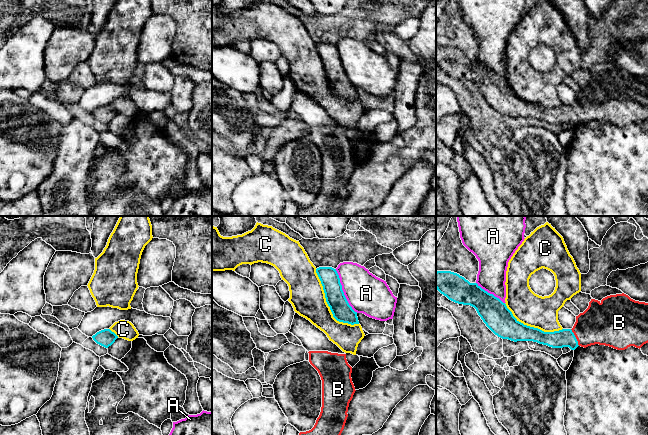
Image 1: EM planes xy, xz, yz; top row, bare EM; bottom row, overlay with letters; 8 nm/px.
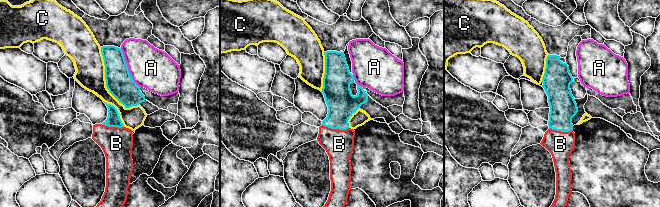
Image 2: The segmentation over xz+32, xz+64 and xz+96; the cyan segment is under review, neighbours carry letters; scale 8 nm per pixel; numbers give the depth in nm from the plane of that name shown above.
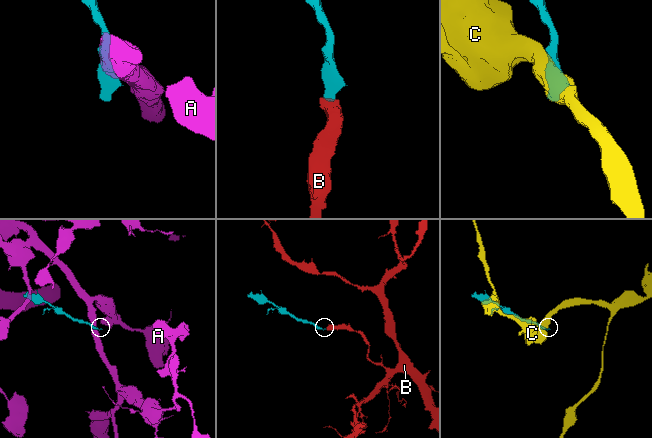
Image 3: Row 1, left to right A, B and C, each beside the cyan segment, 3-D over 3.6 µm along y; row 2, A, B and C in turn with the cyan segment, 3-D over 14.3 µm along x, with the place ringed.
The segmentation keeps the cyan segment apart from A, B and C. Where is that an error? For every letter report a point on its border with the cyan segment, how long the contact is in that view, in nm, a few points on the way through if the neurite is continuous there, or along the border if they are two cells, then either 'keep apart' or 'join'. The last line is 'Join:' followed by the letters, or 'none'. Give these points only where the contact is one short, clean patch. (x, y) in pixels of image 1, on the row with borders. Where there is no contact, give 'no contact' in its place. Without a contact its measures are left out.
A: meets cyan in xz at (342, 291); contact 400 nm long; keep apart
B: meets cyan in yz at (575, 337); contact 150 nm long; runs through yz (563, 338), (575, 337), (602, 323); join
C: meets cyan in xz at (328, 305); contact 550 nm long; keep apart
Join: B

